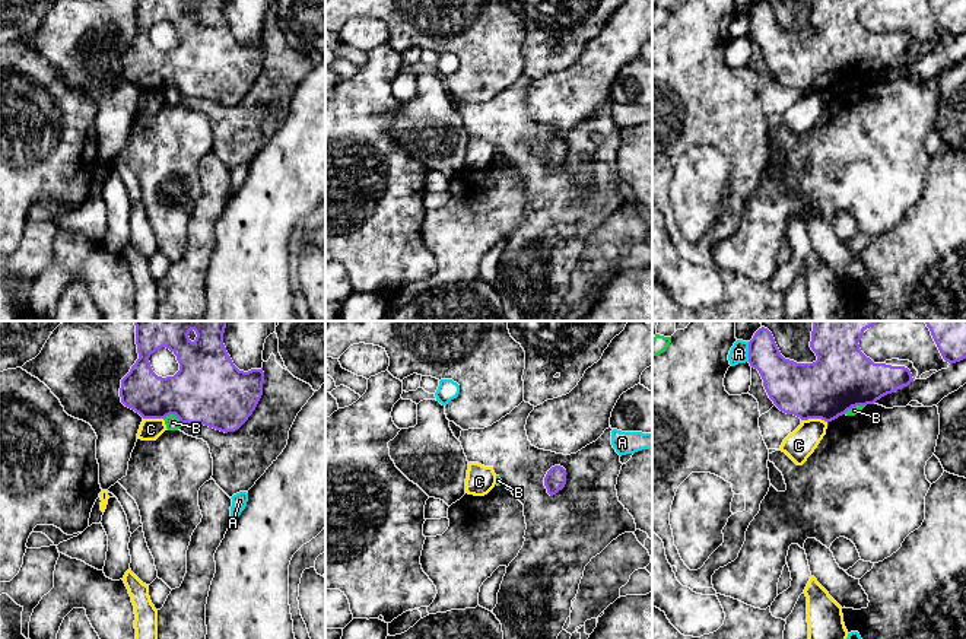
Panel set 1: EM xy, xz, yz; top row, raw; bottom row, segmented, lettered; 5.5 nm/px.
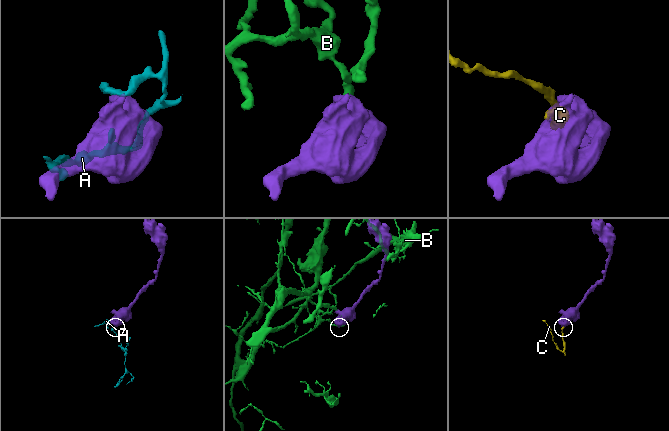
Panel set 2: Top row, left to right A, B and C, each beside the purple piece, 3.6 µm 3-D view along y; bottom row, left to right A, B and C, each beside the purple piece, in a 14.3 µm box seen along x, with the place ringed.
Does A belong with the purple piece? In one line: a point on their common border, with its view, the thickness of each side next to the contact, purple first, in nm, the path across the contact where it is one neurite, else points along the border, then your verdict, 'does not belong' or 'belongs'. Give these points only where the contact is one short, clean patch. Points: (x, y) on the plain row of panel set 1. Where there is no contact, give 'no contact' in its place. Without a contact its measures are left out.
contact yz (749, 25); calibres 240 and 110 nm; border yz (747, 15), (749, 34); does not belong

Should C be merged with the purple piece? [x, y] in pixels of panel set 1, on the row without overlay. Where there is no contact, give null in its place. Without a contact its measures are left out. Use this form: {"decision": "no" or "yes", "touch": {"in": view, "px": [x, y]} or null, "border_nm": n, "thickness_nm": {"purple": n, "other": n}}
{"decision": "no", "touch": {"in": "yz", "px": [814, 91]}, "border_nm": 140, "thickness_nm": {"purple": 340, "other": 160}}

